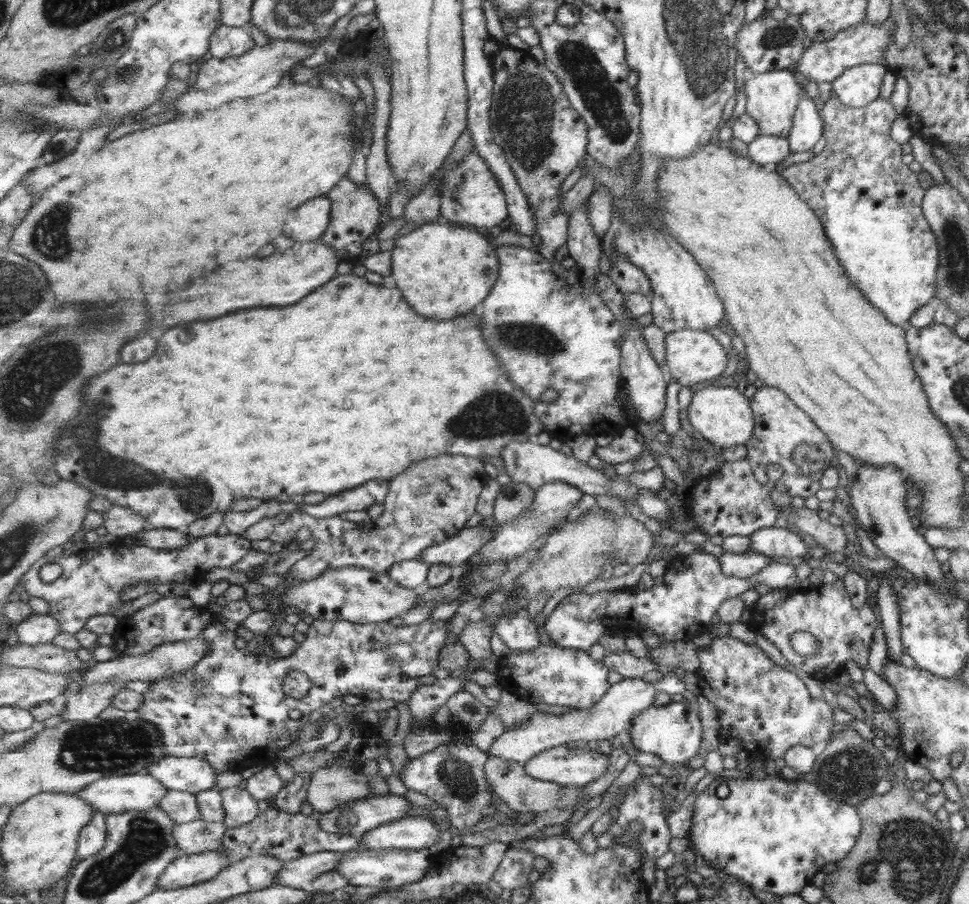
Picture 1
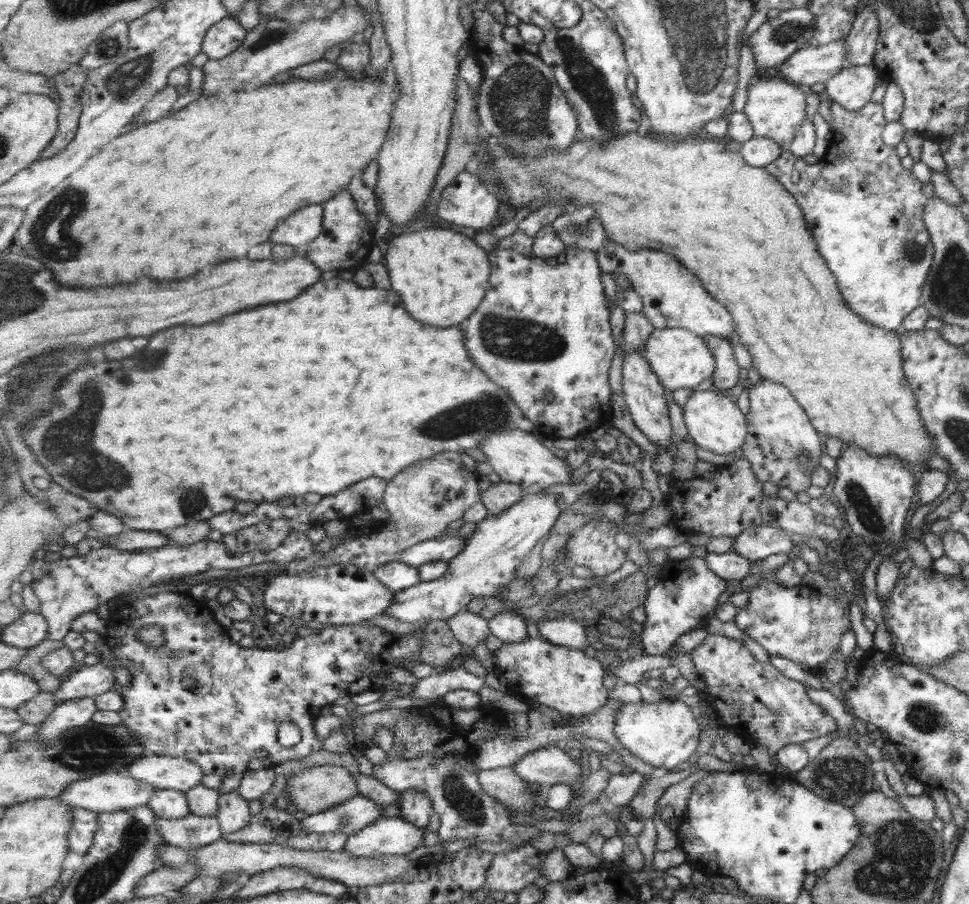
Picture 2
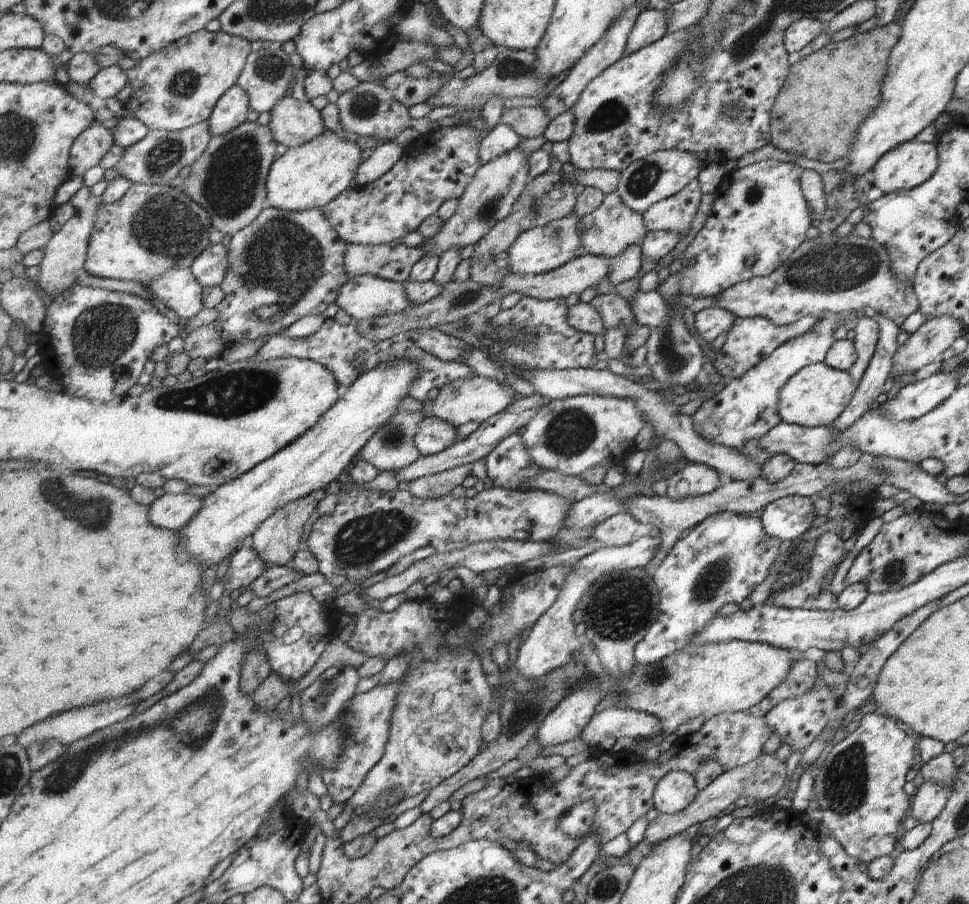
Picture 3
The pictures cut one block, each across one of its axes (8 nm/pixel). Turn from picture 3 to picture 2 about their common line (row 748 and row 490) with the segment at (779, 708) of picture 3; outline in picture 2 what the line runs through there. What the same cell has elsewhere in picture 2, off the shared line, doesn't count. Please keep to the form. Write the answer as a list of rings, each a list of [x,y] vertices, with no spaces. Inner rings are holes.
[[[760,378],[755,383],[749,383],[748,392],[749,410],[747,412],[747,434],[743,444],[737,450],[743,454],[743,459],[750,462],[755,476],[762,482],[772,482],[775,486],[789,489],[793,493],[805,492],[810,485],[809,475],[819,465],[819,456],[824,454],[823,436],[821,436],[808,421],[804,410],[797,404],[791,393],[775,381]]]

